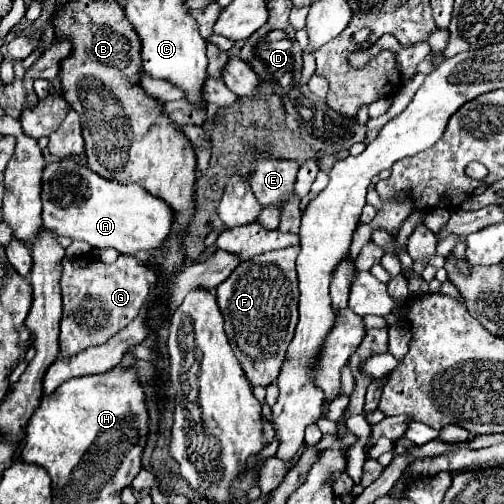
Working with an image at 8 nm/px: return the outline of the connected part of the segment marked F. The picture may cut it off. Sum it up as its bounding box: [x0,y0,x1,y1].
[216,247,300,387]

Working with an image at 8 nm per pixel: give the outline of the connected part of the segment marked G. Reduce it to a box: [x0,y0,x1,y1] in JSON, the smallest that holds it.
[60,255,156,355]

